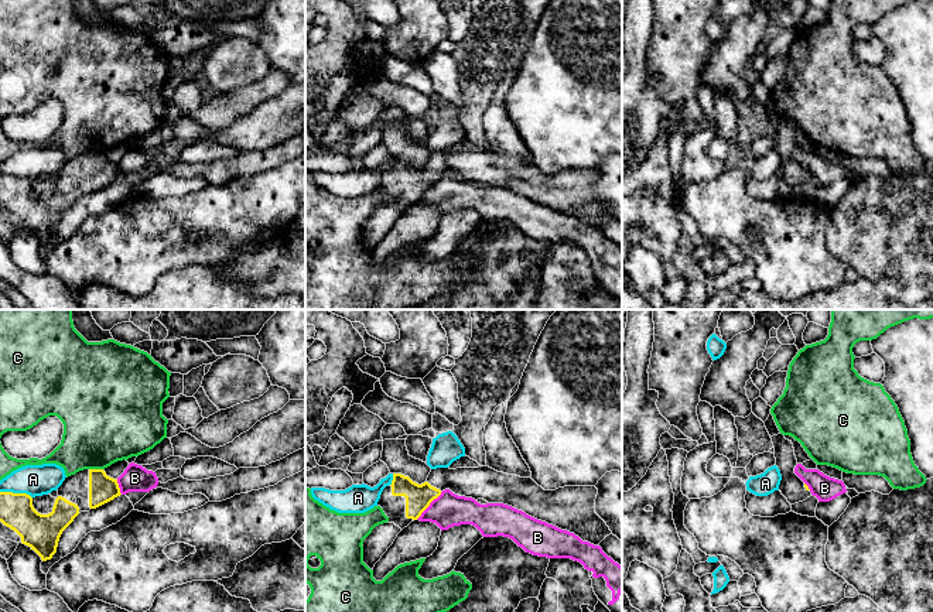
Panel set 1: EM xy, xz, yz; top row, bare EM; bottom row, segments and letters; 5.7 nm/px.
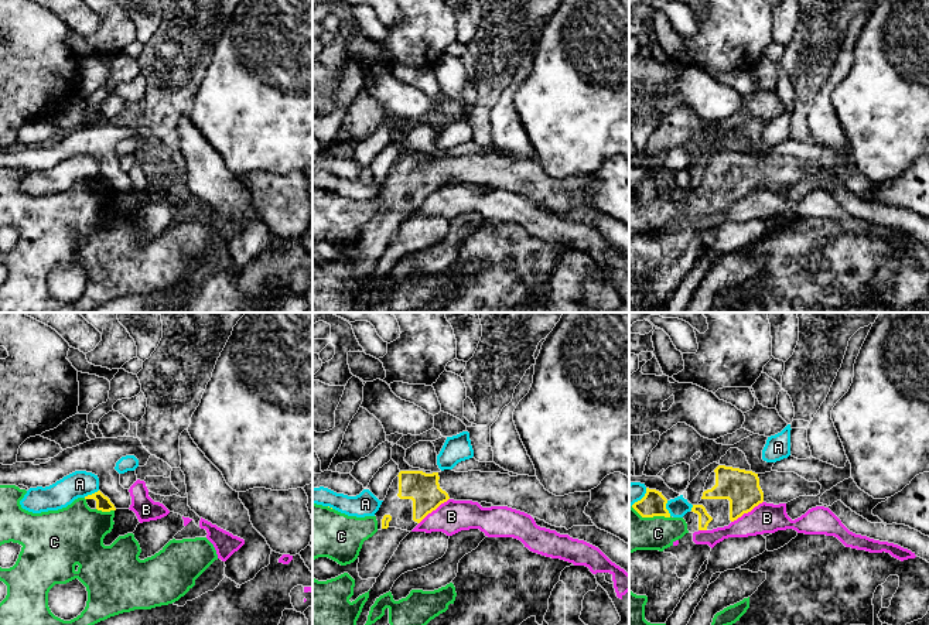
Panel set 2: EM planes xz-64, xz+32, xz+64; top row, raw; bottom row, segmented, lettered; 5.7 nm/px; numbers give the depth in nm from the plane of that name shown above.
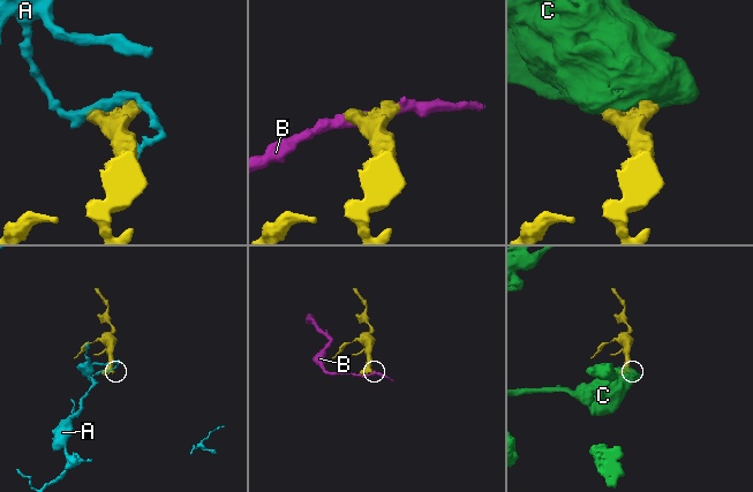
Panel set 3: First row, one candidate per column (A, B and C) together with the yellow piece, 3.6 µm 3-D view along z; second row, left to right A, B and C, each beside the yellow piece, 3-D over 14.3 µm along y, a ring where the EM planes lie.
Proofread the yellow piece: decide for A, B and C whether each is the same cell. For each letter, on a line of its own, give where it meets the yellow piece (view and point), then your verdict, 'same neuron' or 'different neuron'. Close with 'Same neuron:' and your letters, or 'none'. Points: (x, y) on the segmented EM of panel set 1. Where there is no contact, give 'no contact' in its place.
A: xy (16, 493) | different neuron
B: xz (429, 505) | different neuron
C: xy (96, 469) | different neuron
Same neuron: none

